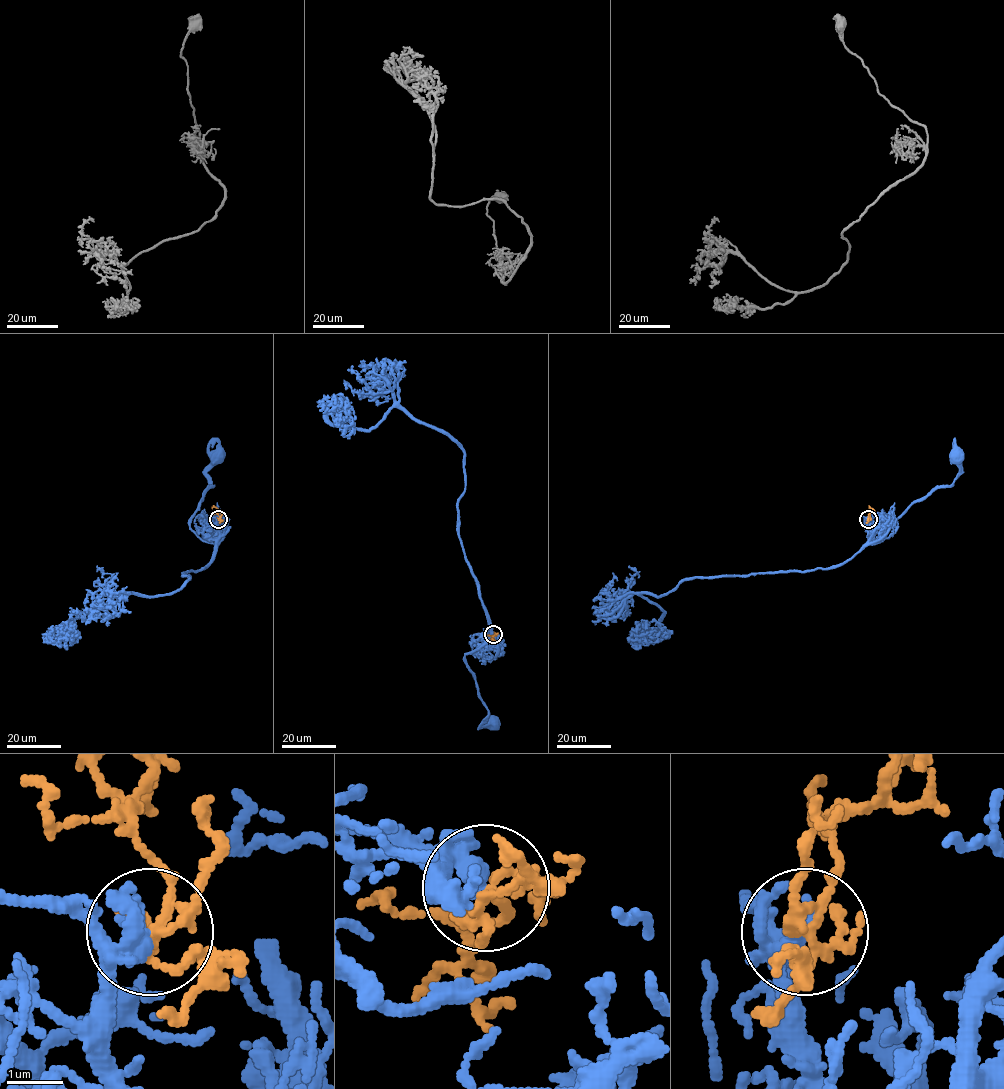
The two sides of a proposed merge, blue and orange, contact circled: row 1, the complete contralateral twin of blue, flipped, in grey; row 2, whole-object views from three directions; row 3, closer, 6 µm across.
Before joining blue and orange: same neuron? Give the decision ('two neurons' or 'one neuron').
one neuron

